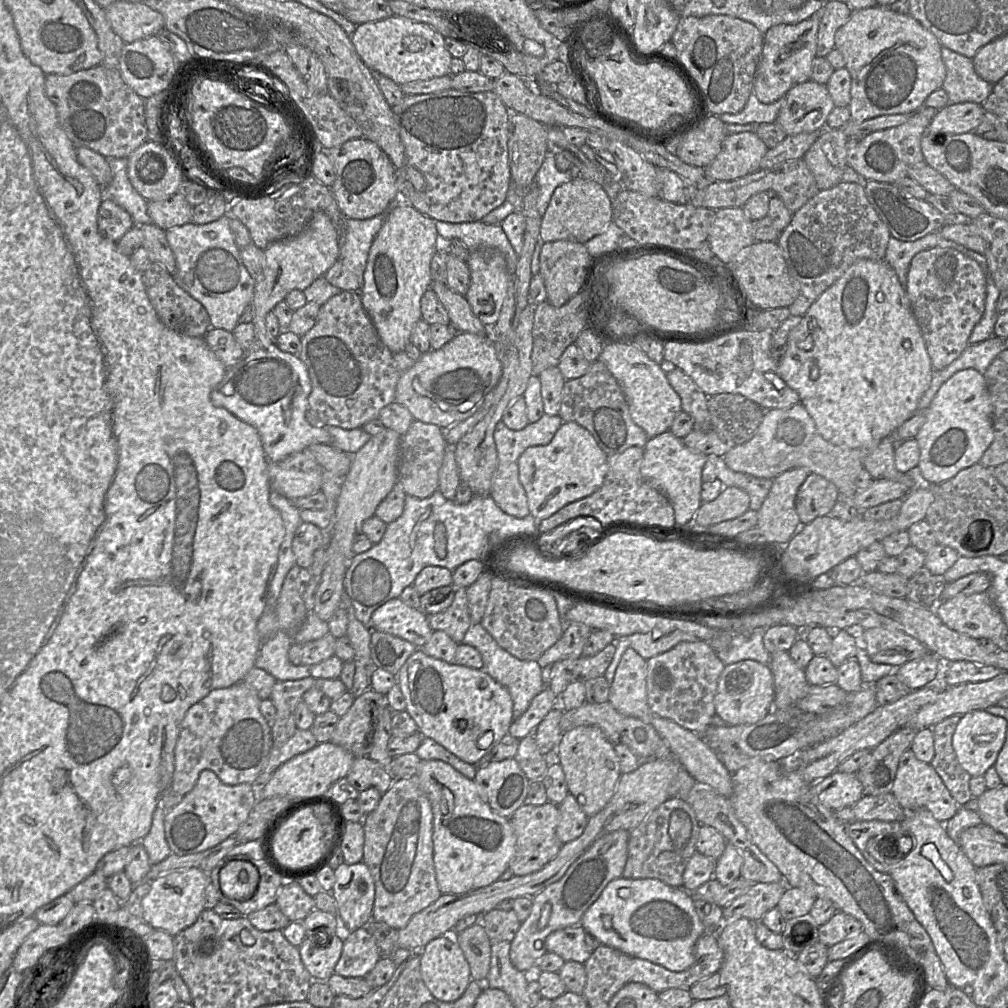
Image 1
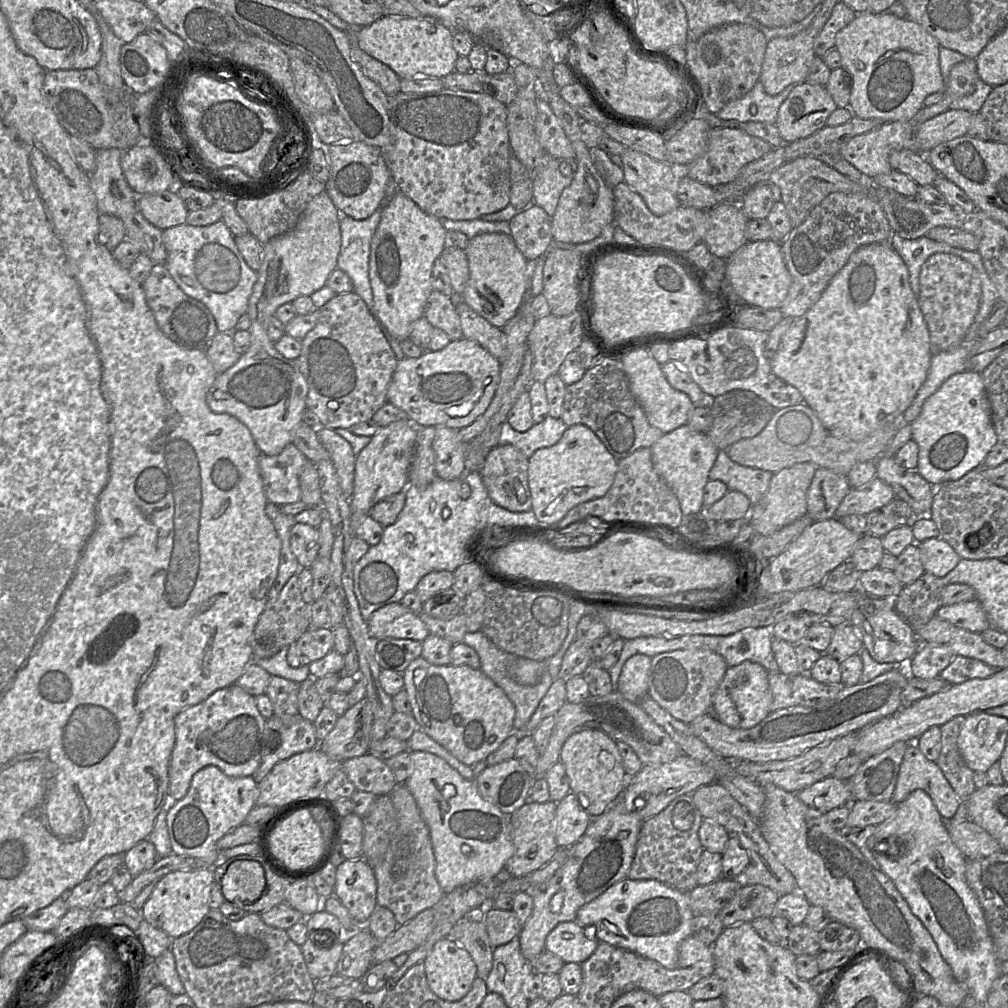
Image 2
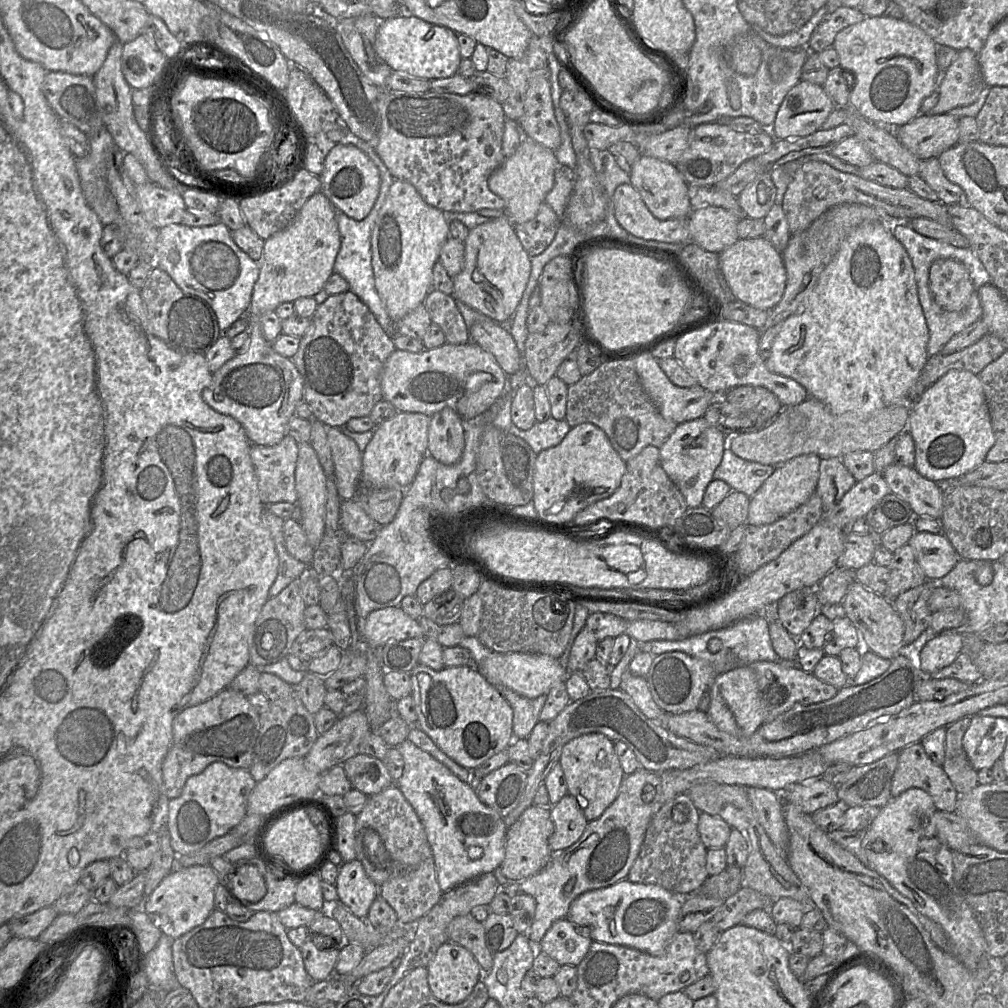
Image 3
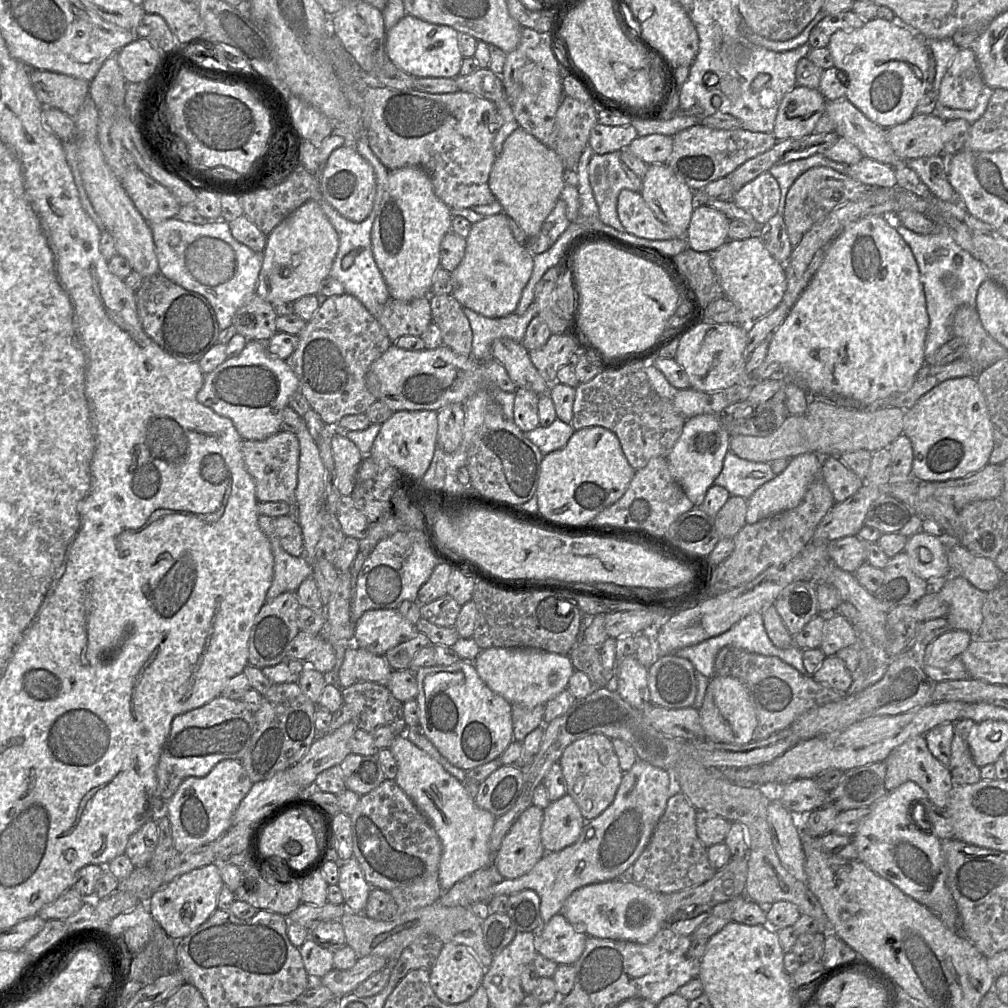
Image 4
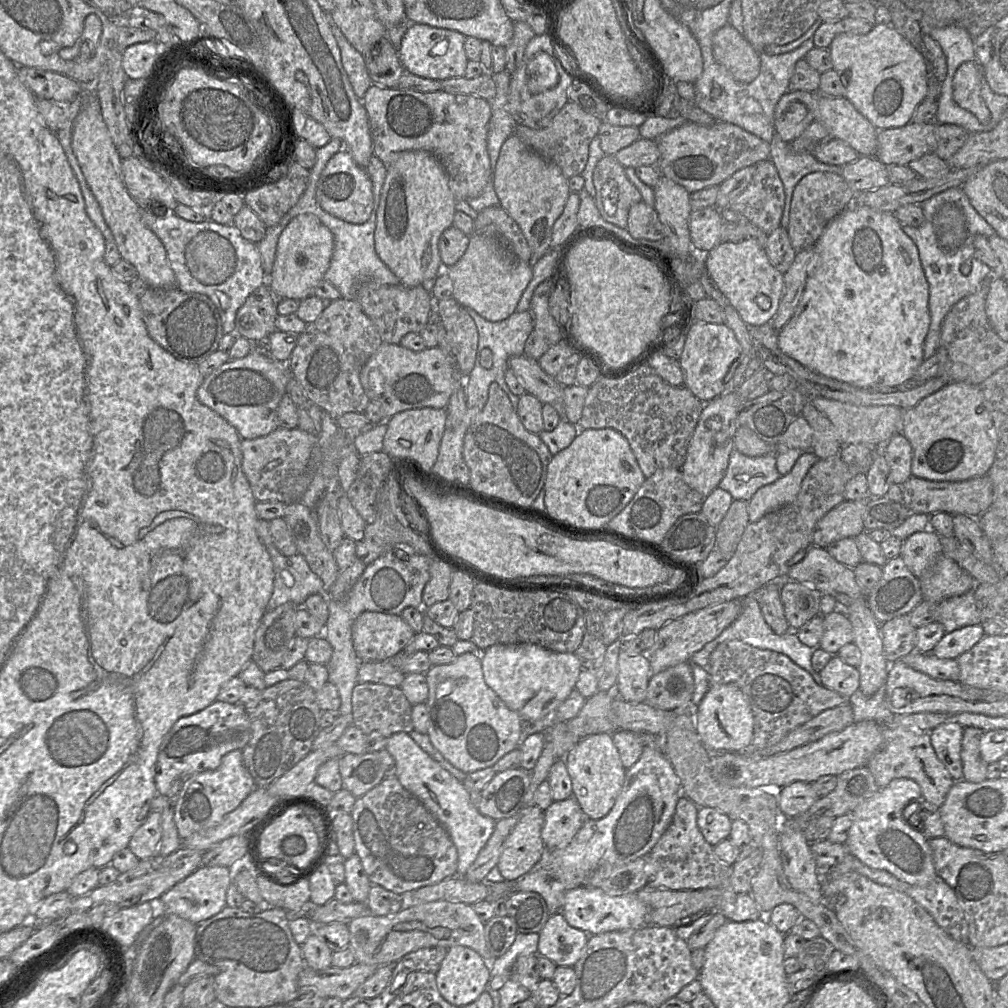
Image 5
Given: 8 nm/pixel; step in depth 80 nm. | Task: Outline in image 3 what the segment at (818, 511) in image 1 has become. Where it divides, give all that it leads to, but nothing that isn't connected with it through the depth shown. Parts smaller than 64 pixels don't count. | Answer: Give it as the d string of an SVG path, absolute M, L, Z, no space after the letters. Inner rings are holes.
M841 458L822 459L815 493L822 500L824 515L830 512L843 496L856 484Z

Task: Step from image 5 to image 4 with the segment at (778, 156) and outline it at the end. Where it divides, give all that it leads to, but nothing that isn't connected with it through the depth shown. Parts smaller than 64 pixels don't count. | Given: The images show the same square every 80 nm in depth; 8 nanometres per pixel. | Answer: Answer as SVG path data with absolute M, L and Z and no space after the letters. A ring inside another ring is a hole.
M816 153L807 158L793 160L782 165L774 165L768 171L777 180L780 187L778 213L784 217L786 195L794 181L805 171L813 167L829 167L842 174L847 174L849 166L827 158L823 153Z

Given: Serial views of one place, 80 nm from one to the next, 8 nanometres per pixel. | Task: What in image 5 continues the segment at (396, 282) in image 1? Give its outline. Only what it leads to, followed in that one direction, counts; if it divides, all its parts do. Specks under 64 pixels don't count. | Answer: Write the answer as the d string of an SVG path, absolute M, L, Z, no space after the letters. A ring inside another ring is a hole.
M405 151L387 165L374 233L375 251L406 287L429 285L443 270L439 239L453 225L456 199L447 174L431 153Z

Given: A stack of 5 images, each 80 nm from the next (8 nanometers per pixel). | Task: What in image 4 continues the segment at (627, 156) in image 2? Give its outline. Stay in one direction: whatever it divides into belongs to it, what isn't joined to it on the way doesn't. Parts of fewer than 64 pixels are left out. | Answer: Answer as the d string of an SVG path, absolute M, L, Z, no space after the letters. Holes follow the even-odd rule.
M648 164L648 170L642 180L640 194L662 223L668 225L675 238L686 238L691 215L696 207L693 191L667 164Z

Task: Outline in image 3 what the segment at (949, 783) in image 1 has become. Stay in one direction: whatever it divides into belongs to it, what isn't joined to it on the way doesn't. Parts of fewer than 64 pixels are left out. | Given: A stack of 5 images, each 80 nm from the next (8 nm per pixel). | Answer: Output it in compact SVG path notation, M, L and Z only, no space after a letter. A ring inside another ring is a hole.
M966 716L946 727L945 759L941 766L959 795L967 794L978 785L978 771L971 765L962 743L972 717Z

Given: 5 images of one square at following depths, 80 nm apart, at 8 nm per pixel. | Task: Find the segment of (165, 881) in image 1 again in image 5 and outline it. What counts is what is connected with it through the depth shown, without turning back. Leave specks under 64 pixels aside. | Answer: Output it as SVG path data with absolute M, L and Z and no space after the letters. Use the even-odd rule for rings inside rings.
M200 866L160 897L160 909L164 914L174 914L198 924L218 914L226 907L226 894L230 884L231 878L228 867Z

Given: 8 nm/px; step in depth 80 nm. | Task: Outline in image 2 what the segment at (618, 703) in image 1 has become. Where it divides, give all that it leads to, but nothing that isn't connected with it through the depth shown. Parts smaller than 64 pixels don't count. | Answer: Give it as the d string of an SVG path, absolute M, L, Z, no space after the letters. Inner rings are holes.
M637 653L625 662L618 680L617 691L630 702L638 703L645 695L648 695L652 658Z

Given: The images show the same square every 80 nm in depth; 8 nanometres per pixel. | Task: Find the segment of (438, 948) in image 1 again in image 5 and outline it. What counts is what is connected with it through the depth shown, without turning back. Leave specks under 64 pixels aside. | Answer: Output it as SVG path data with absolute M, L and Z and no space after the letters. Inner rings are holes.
M451 947L435 974L437 989L448 1003L468 1005L486 990L490 971L491 966L473 949Z

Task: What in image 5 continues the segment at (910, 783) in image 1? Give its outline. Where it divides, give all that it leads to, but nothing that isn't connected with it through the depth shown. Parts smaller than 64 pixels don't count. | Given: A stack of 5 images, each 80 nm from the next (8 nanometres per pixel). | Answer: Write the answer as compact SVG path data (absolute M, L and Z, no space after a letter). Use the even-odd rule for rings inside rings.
M897 727L885 730L885 742L867 763L880 788L887 786L893 779L909 778L922 790L922 799L940 807L955 783L954 778L936 755L930 733Z

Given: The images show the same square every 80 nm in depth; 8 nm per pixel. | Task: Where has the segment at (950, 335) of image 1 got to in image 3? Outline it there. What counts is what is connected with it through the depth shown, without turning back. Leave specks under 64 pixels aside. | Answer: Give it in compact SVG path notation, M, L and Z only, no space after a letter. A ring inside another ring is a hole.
M952 258L934 261L929 271L929 287L936 303L944 310L964 310L974 292L966 266Z

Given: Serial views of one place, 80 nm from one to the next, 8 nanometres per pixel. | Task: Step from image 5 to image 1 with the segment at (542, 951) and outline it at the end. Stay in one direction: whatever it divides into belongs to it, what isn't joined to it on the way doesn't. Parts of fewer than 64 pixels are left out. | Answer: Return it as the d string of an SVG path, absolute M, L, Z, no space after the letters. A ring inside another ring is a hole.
M581 925L565 927L552 932L545 940L545 948L565 961L585 963L601 945Z

